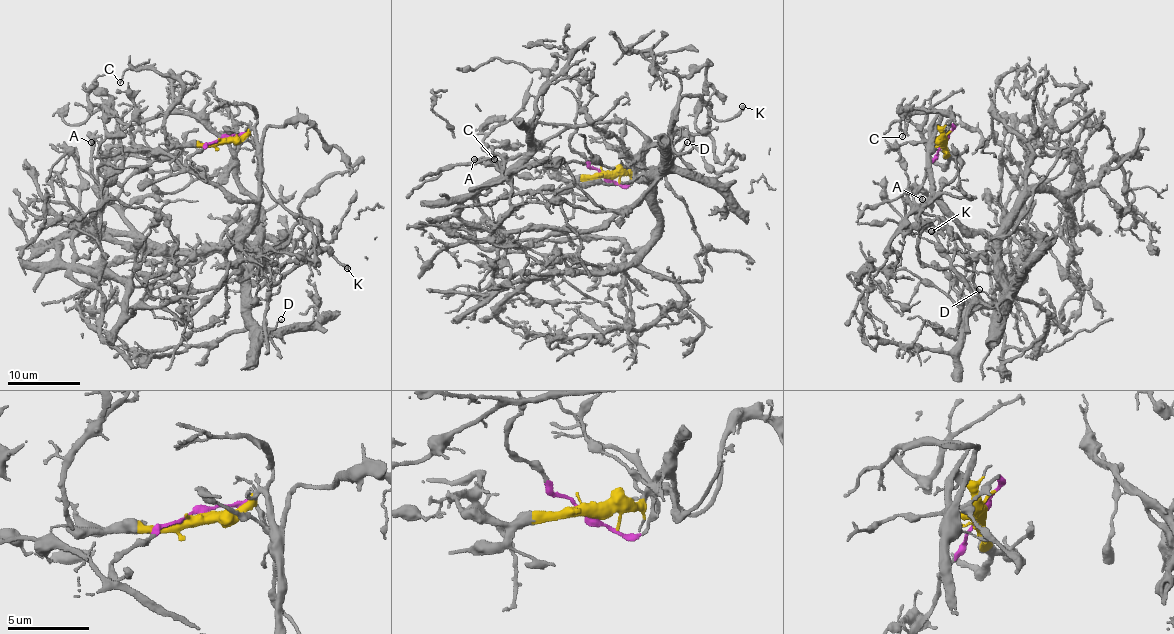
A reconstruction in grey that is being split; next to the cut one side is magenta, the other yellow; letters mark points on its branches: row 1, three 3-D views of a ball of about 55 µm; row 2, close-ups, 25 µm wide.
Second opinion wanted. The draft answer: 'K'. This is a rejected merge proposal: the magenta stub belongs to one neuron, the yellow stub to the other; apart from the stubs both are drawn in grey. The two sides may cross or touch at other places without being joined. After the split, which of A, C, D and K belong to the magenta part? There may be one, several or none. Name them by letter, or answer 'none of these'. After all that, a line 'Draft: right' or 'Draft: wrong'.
K
Draft: right

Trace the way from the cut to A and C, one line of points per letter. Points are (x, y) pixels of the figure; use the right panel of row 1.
A: (944, 141), (931, 129), (930, 191), (923, 204), (911, 207), (906, 193), (921, 187), (930, 200), (922, 200)
C: (944, 141), (948, 150), (946, 164), (930, 157), (929, 145), (904, 112), (908, 118), (902, 137)

